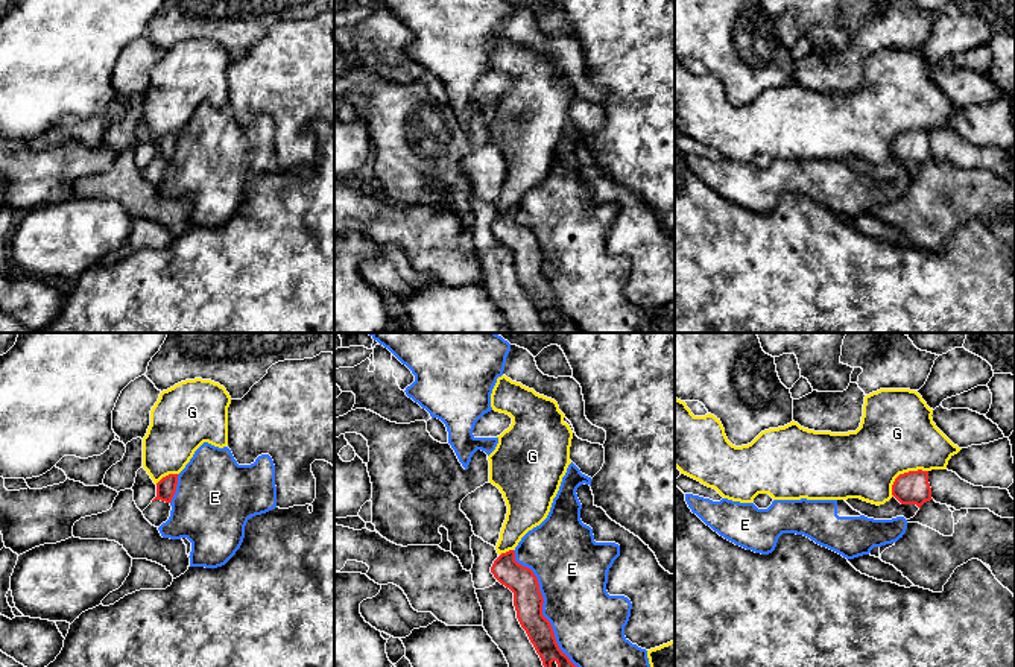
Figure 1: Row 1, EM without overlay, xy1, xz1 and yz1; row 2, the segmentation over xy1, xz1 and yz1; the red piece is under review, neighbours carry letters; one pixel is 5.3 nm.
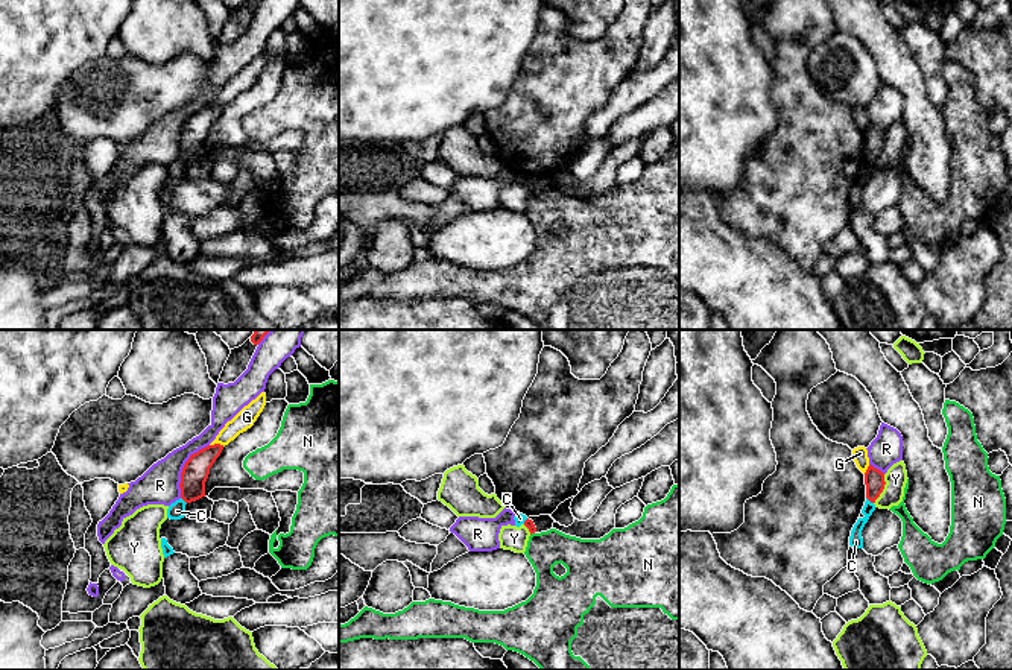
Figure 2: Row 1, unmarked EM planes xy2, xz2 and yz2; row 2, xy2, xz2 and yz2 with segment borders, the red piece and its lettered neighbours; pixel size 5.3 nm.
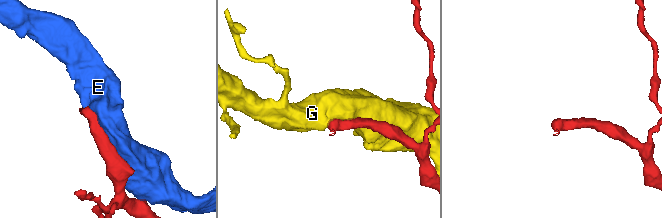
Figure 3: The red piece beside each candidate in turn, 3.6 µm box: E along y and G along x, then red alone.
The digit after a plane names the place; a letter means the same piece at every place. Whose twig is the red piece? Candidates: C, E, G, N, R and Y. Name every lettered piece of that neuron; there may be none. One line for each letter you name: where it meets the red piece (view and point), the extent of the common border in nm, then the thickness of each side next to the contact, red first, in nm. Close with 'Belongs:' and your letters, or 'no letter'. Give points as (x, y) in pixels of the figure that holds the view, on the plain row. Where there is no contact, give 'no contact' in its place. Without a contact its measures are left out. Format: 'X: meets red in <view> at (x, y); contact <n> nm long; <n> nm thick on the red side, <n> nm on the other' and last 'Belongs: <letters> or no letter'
Belongs: no letter

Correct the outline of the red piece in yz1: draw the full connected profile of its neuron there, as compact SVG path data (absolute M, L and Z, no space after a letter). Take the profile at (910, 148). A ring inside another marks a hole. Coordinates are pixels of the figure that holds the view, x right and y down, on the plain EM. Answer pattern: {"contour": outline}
{"contour": "M918 129L900 134L892 144L892 155L889 161L880 166L860 158L848 158L845 161L868 178L892 179L904 176L910 179L925 161L933 160L928 131Z"}

